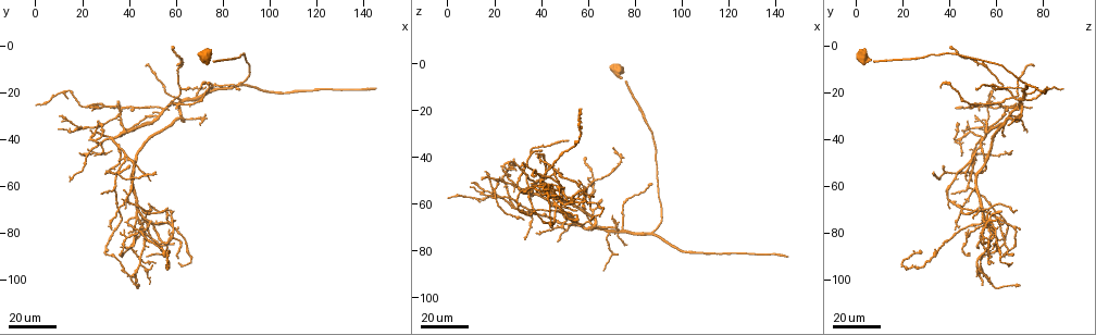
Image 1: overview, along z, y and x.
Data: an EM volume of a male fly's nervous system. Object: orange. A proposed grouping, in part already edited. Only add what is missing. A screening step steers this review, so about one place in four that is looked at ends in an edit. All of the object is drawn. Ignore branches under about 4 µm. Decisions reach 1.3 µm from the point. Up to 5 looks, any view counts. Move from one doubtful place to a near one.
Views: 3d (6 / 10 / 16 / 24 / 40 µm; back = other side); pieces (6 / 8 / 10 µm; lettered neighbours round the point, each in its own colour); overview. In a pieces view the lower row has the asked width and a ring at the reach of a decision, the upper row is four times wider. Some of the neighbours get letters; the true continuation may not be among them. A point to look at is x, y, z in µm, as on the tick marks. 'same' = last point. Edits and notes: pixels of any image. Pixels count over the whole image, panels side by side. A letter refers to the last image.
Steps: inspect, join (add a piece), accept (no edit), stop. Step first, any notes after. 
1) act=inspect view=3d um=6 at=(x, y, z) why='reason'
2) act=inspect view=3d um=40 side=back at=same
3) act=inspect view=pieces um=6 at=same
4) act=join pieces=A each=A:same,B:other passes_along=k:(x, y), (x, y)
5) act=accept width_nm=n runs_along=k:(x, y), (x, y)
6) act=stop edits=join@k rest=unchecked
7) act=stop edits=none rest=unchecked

act=inspect view=3d um=40 at=(28, 63, 40) why='branch stops here'

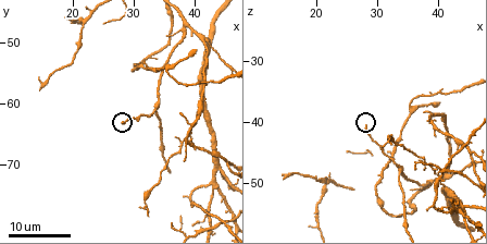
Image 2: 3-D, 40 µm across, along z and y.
act=inspect view=pieces um=8 at=(28.5, 63.0, 41.0)

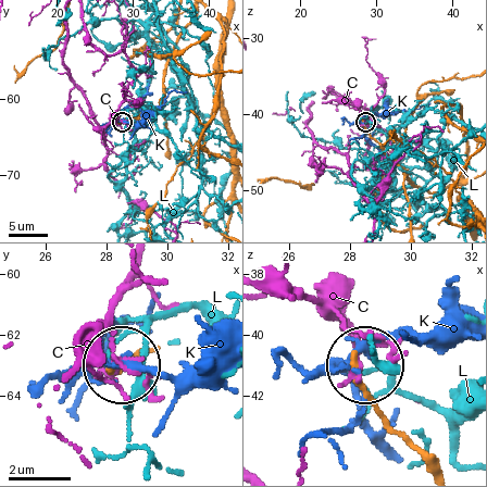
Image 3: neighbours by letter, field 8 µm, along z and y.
act=accept each=C:other,K:other,L:other found='none of them fits'

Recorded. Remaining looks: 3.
act=inspect view=3d um=40 at=(66, 17, 57) why='free end'

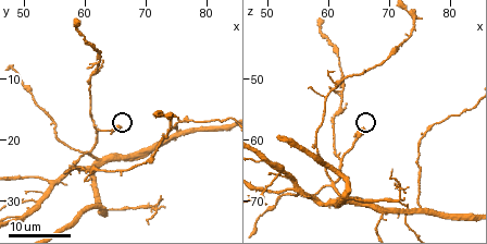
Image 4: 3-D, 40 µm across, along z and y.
act=inspect view=3d um=10 at=(66.0, 18.0, 58.0)

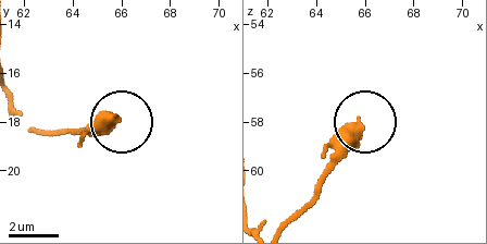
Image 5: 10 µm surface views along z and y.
act=inspect view=pieces um=8 at=(65.7, 17.7, 58.0)

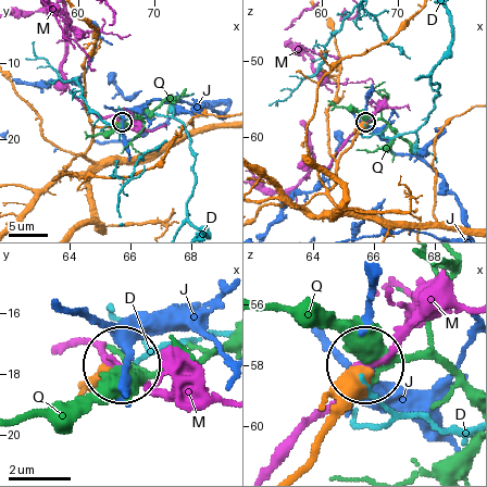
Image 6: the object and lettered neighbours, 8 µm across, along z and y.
act=accept each=D:other,J:other,M:other,Q:other runs_along=6:(298, 465), (365, 366) found='no lettered piece goes on from it'

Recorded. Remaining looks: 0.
act=stop edits=none rest=unchecked

